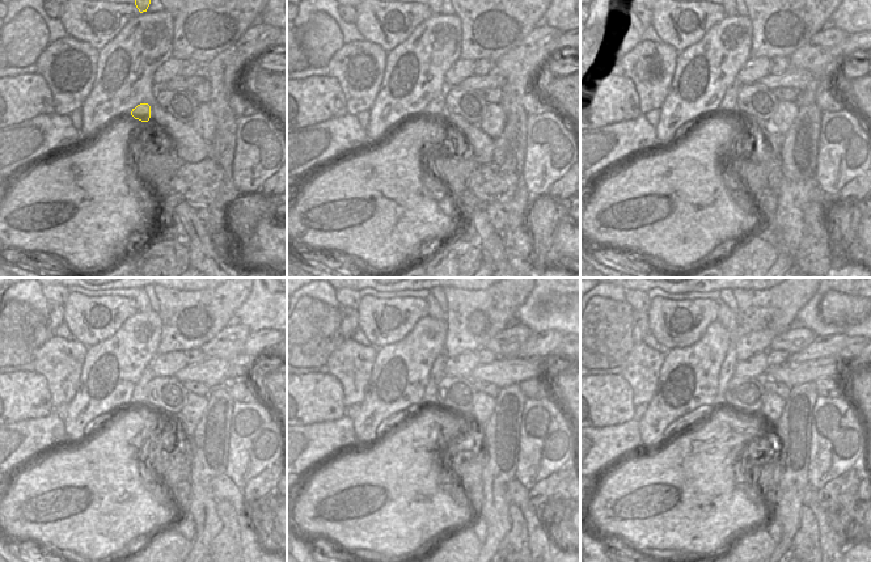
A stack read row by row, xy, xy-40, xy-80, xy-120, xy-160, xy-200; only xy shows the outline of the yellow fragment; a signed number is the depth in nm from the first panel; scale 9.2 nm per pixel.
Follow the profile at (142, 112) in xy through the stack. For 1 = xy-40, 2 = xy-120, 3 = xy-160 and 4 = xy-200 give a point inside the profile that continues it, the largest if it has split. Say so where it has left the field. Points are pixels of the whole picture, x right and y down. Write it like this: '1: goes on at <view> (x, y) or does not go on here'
1: goes on at xy-40 (436, 106)
2: goes on at xy-120 (139, 396)
3: goes on at xy-160 (438, 372)
4: goes on at xy-200 (730, 321)

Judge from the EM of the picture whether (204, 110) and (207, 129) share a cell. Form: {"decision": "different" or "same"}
{"decision": "same"}

